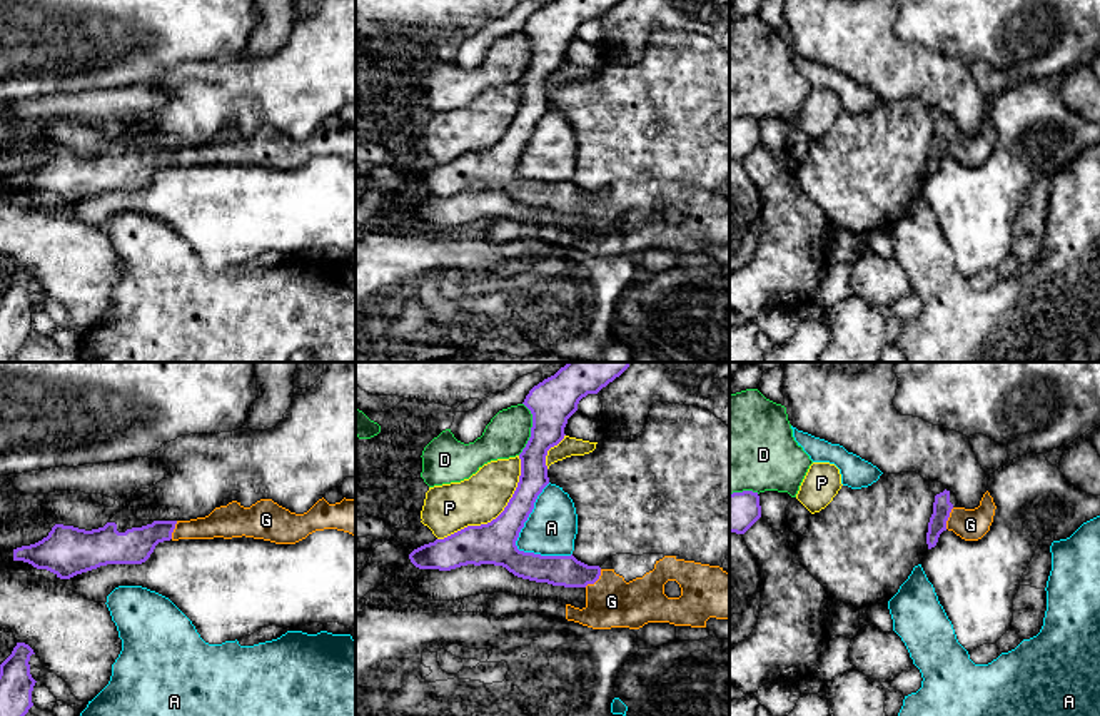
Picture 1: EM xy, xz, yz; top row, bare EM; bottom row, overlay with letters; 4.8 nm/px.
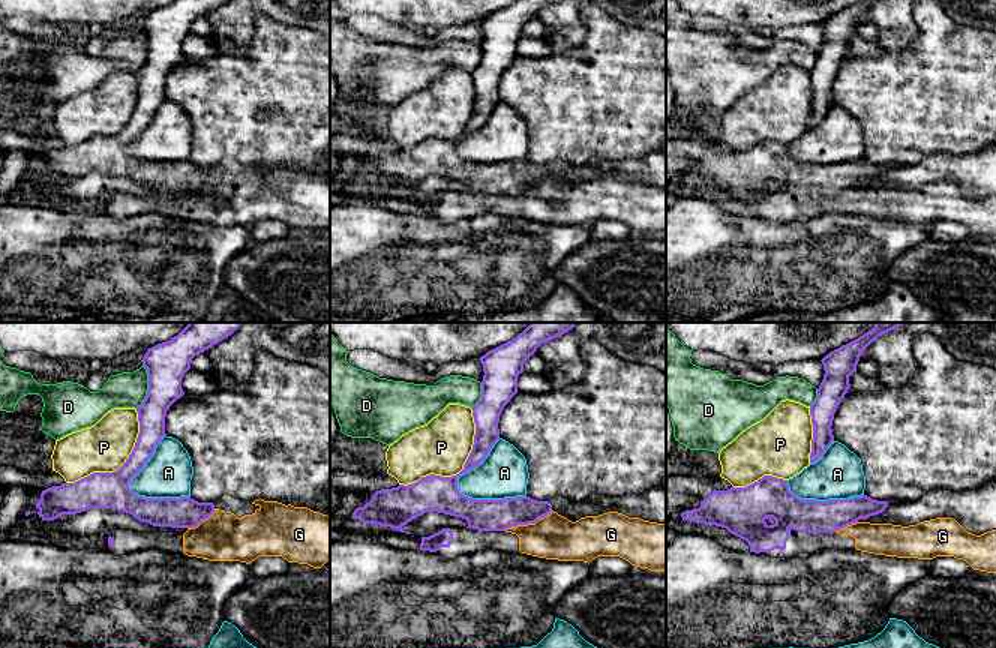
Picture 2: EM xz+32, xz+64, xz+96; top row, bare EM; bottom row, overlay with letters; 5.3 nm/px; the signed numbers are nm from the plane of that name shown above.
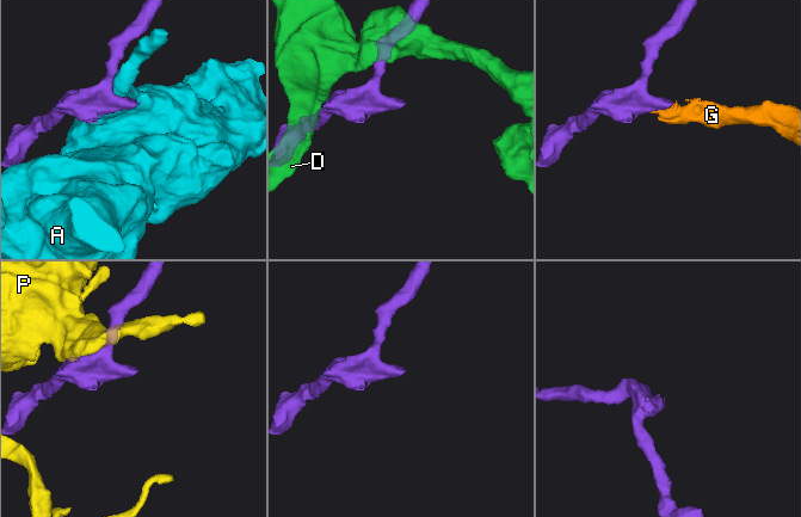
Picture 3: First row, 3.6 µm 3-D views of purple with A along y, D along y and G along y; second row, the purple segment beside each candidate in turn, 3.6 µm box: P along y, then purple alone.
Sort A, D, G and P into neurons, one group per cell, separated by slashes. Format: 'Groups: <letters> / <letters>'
Groups: A / D / G / P

